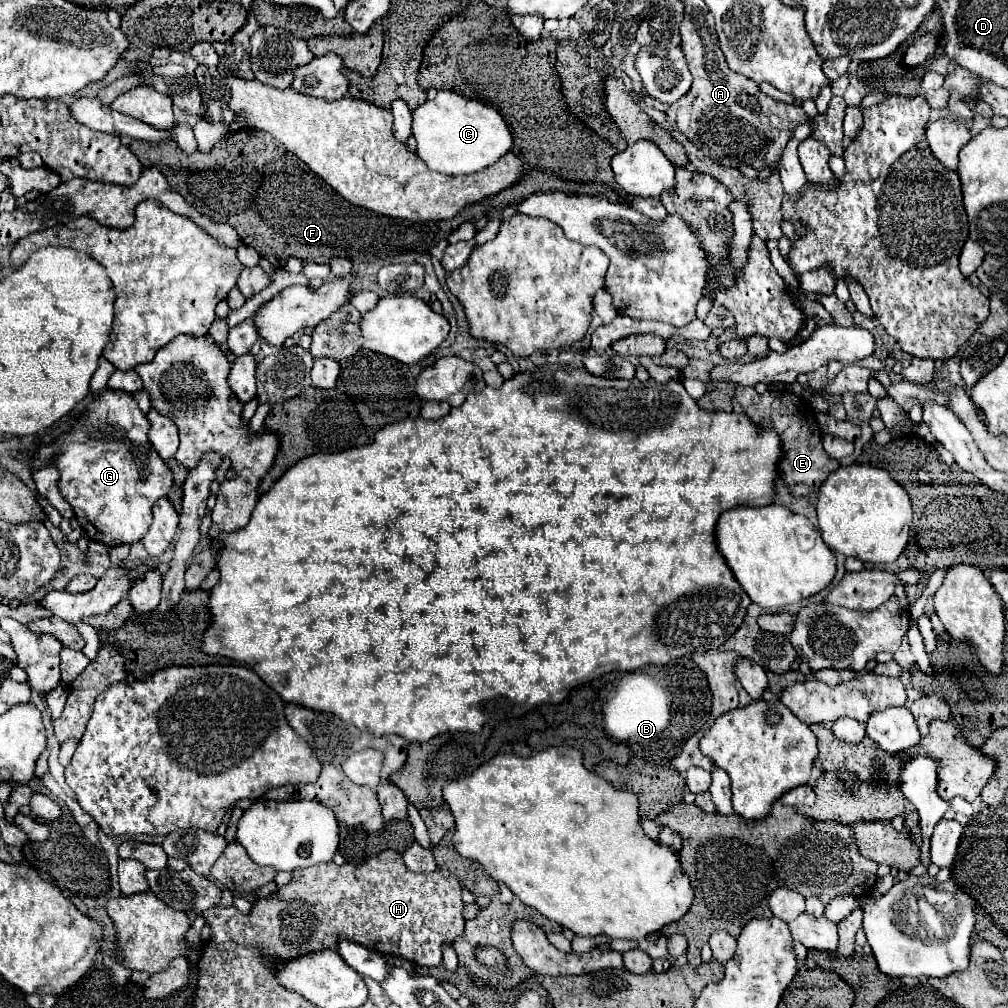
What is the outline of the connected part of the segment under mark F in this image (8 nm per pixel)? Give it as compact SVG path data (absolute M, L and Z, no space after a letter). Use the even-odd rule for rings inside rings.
M242 128L222 138L208 156L186 156L172 140L168 144L134 140L130 150L144 168L154 166L162 170L170 186L196 210L214 222L230 224L242 244L252 246L274 268L282 268L290 256L326 264L334 256L352 262L370 262L400 252L428 252L462 220L456 216L454 220L414 224L356 208L282 144L272 140L272 136L252 128Z

